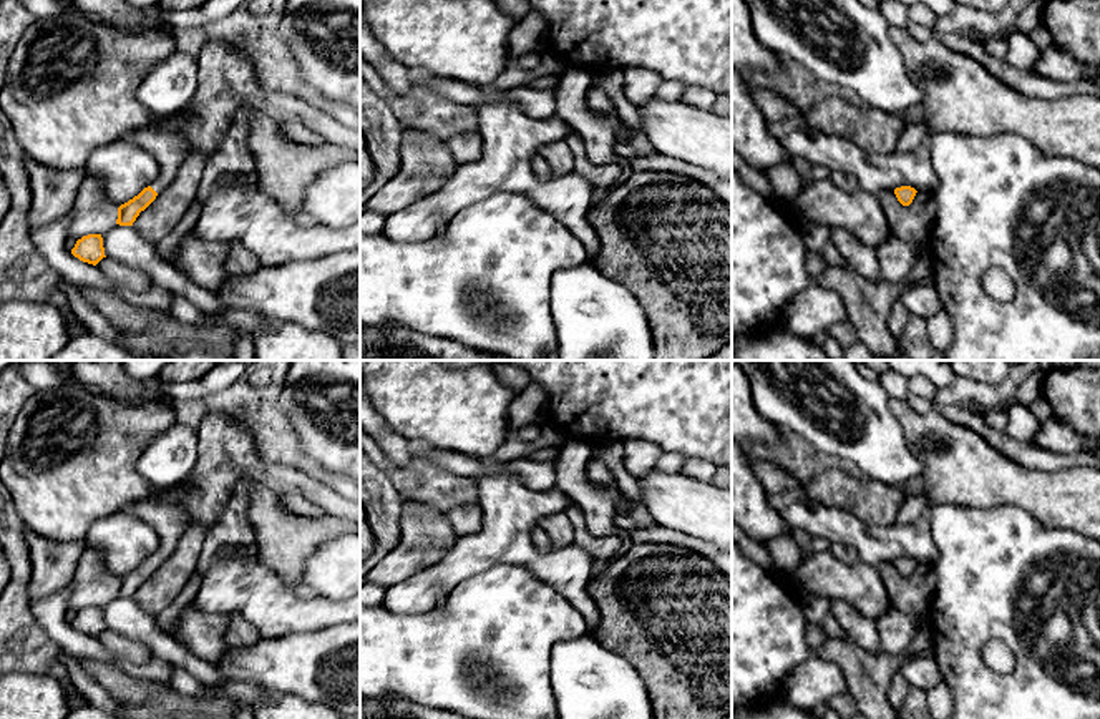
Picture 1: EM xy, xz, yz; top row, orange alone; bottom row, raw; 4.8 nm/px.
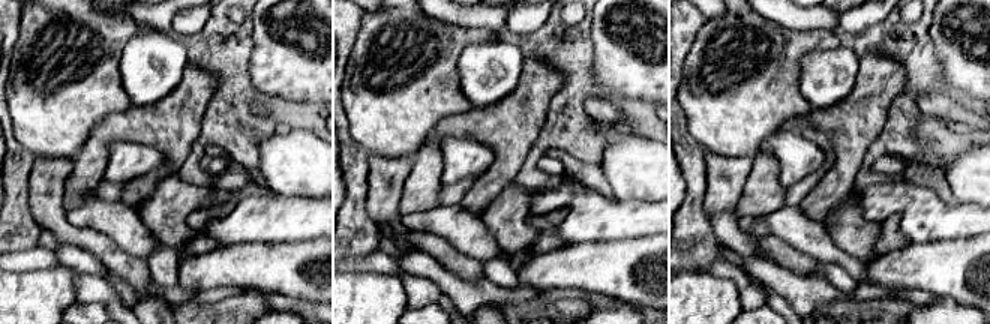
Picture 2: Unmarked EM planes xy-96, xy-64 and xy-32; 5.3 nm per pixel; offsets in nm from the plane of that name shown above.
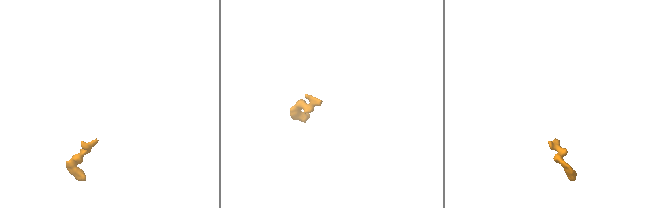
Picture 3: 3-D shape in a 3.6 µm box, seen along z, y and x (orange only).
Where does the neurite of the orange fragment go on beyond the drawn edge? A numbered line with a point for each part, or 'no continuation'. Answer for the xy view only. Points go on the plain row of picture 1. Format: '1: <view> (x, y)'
1: xy (166, 518)

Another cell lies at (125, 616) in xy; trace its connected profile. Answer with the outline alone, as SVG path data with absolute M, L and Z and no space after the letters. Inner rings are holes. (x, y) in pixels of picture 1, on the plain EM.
M116 596L101 609L106 629L143 643L154 658L183 668L202 686L217 687L226 682L212 664L194 656L183 643L164 633L156 616L144 611L134 598Z

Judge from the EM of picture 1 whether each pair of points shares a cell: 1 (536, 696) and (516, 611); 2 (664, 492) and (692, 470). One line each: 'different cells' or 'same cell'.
1: same cell
2: different cells

